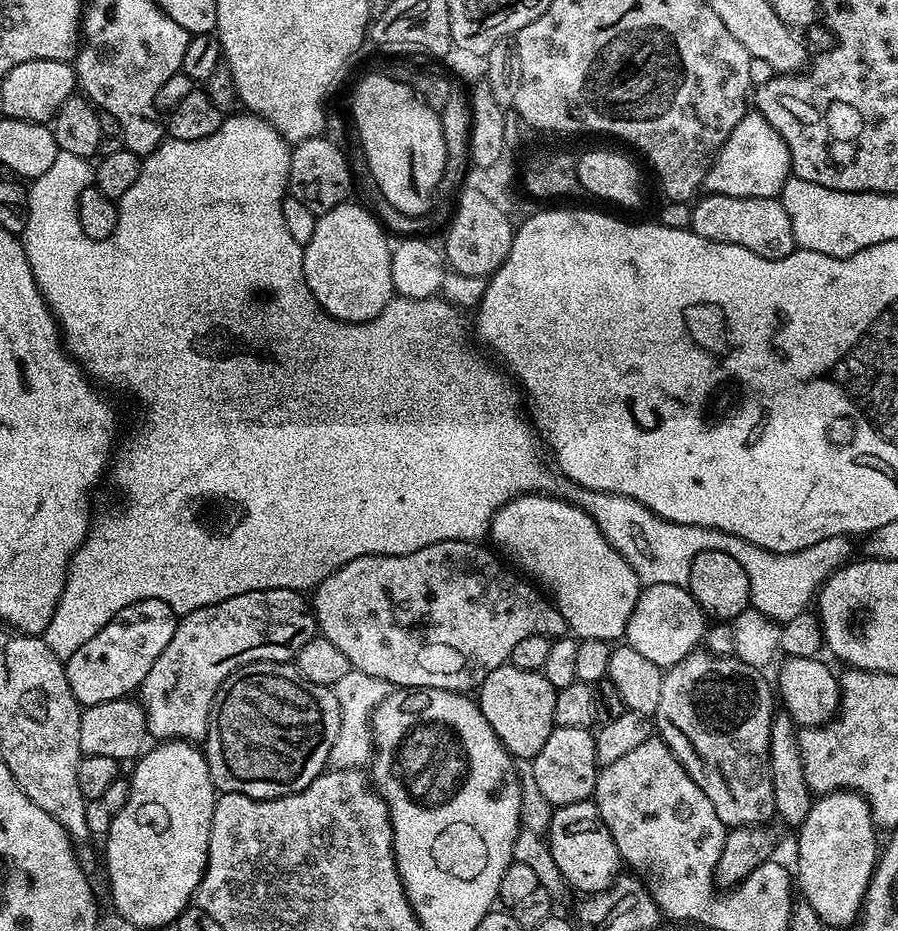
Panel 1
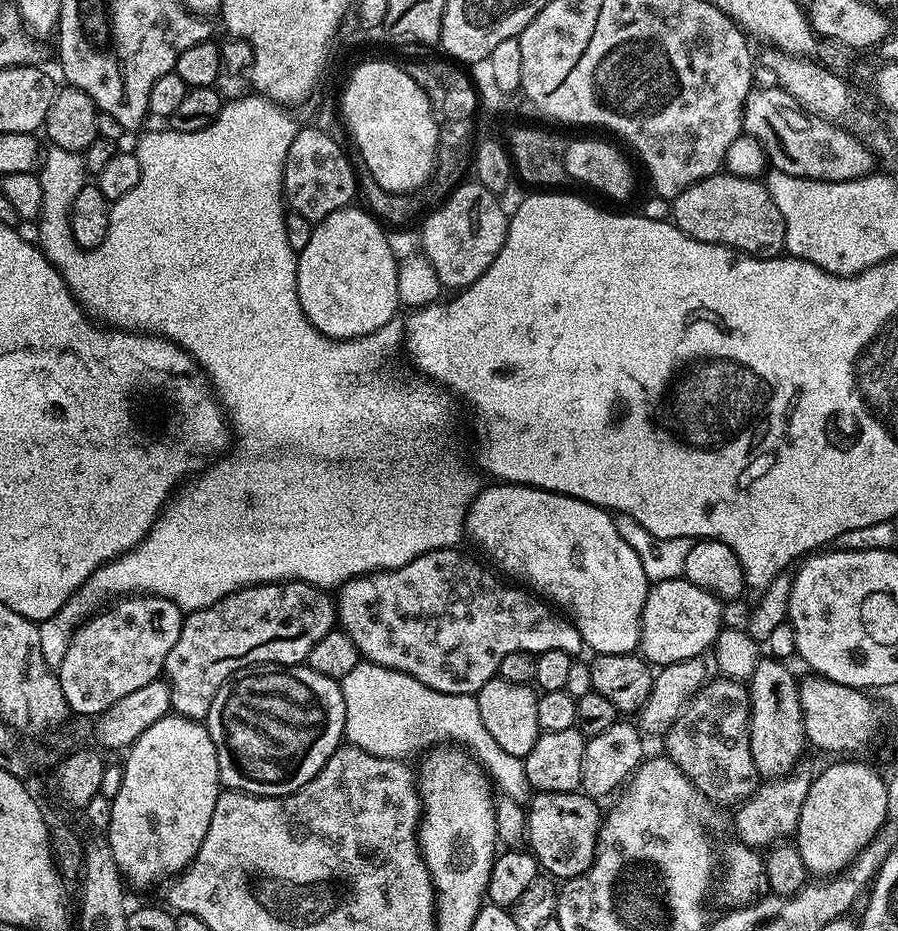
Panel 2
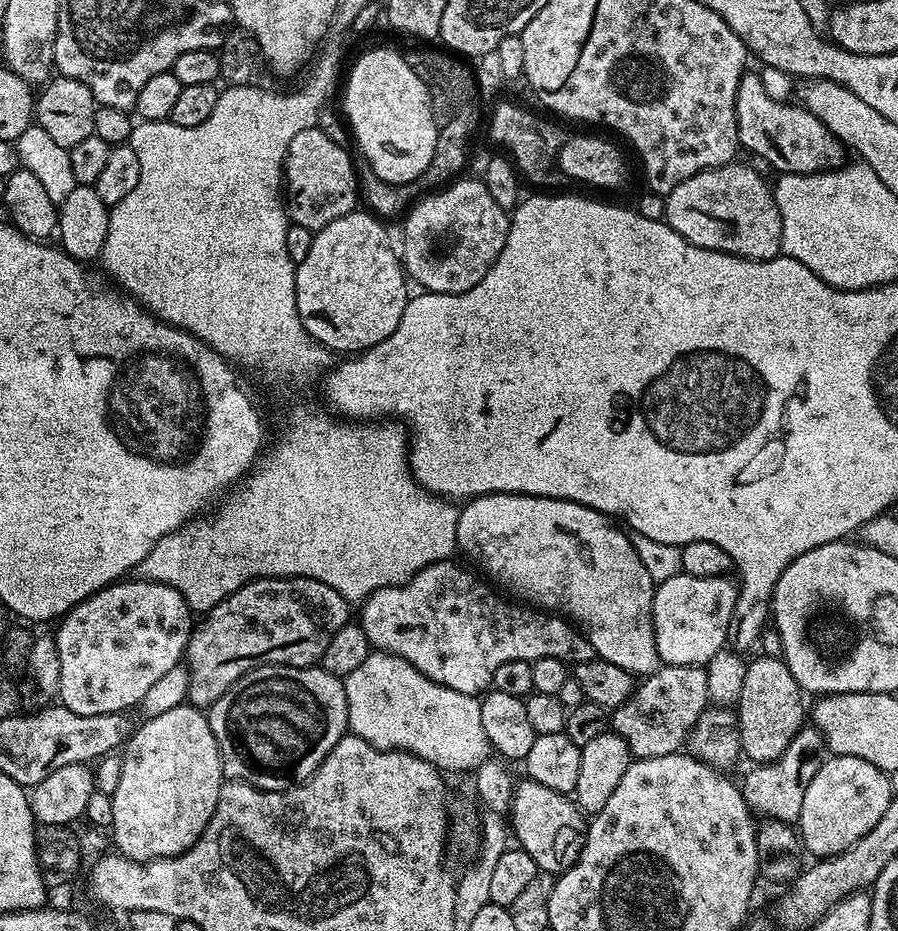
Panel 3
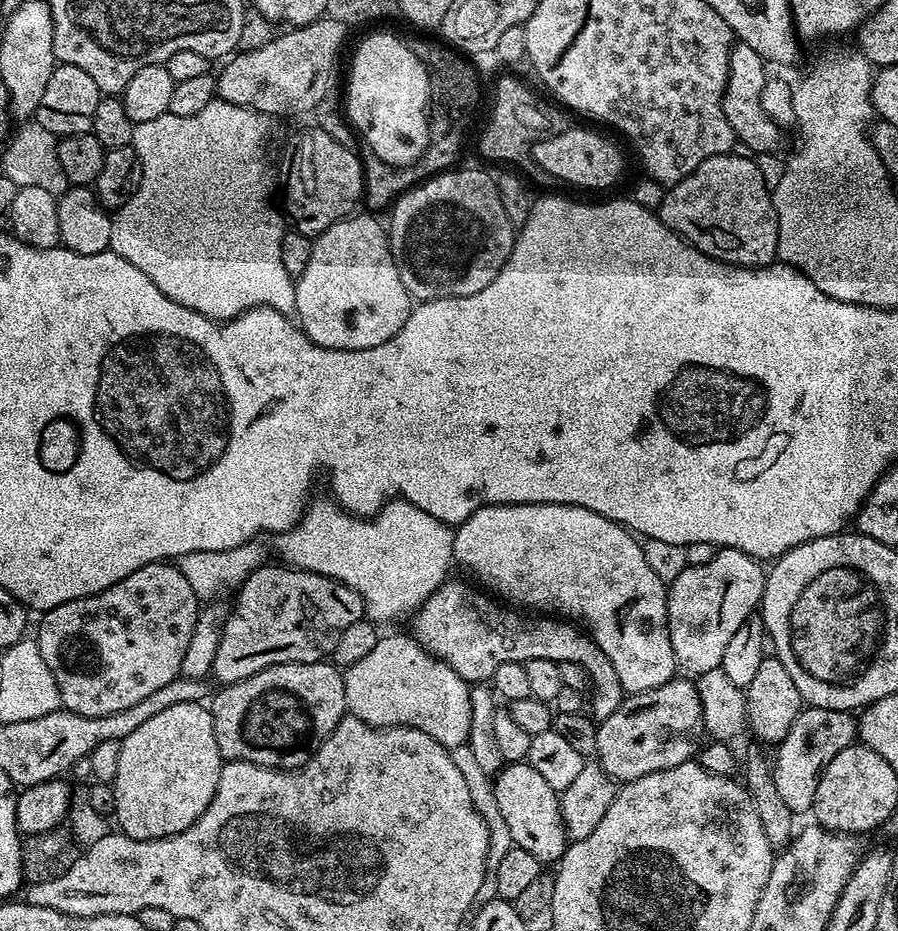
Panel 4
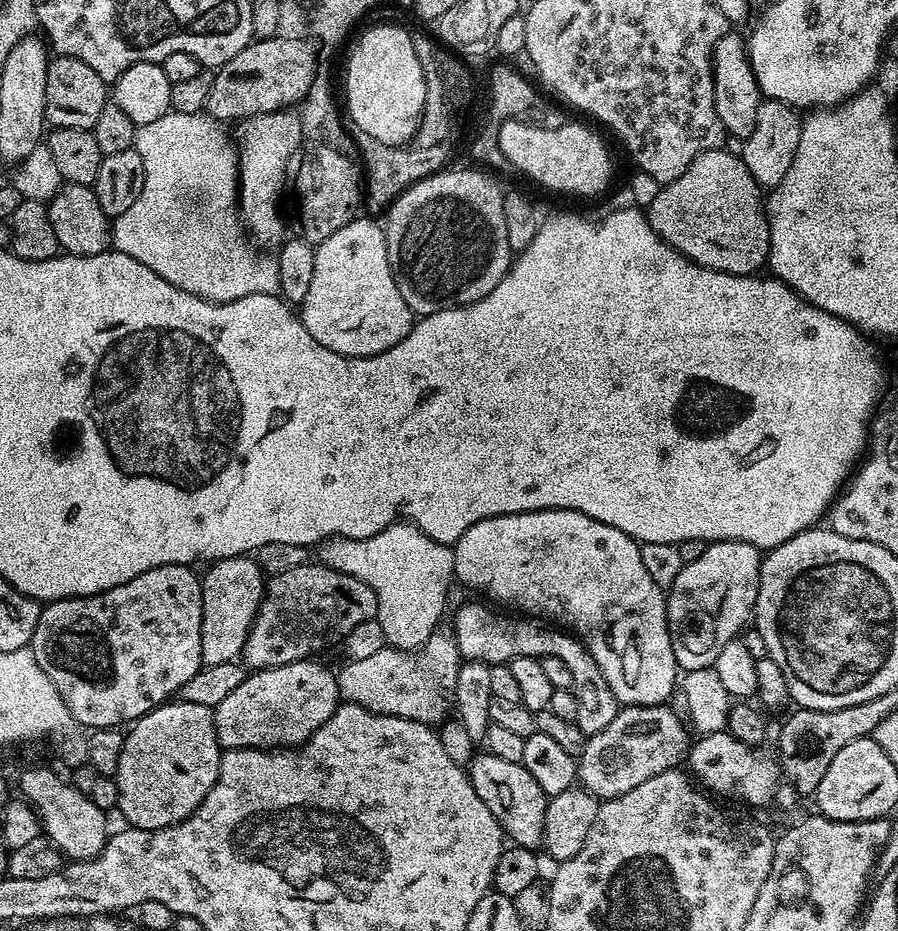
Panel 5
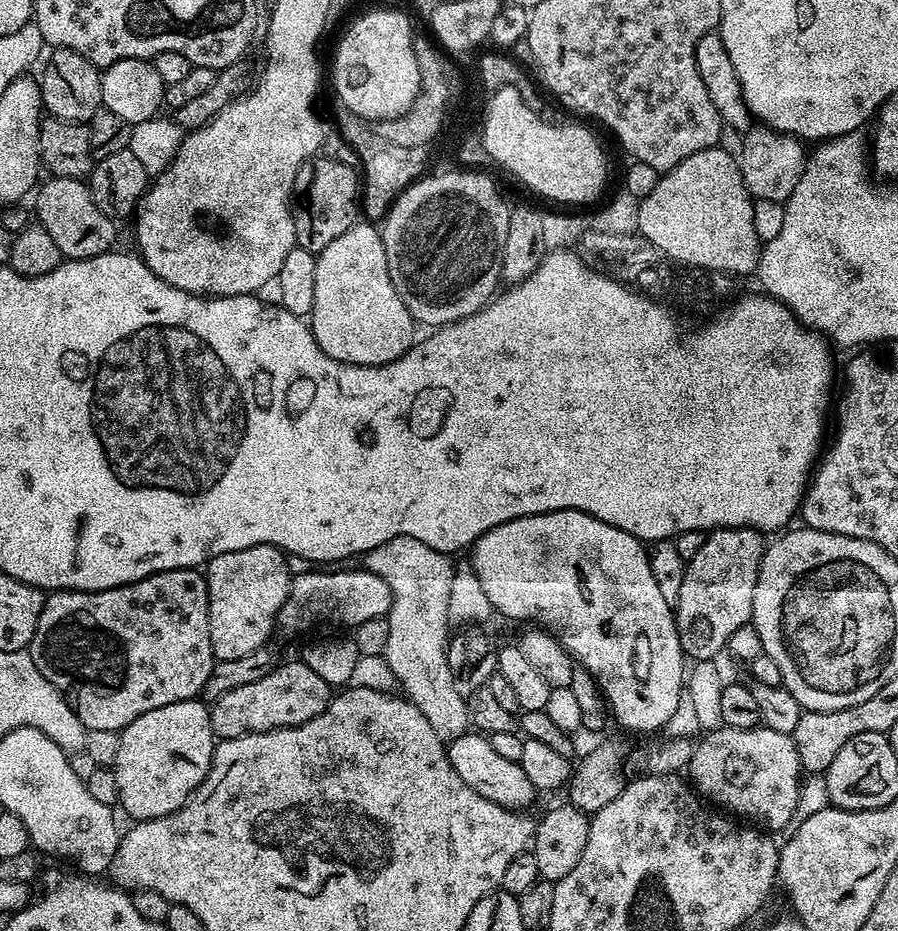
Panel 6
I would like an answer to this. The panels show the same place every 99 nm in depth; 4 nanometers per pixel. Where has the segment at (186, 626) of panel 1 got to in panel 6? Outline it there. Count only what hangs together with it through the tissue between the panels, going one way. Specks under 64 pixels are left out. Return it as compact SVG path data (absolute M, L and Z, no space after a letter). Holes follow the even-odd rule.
M367 567L352 568L349 572L328 572L332 570L320 570L324 572L304 572L293 575L292 588L288 591L286 602L282 606L278 617L281 629L288 632L304 632L311 624L345 624L348 630L357 628L369 618L387 617L392 609L392 591L390 586L378 574L368 571Z

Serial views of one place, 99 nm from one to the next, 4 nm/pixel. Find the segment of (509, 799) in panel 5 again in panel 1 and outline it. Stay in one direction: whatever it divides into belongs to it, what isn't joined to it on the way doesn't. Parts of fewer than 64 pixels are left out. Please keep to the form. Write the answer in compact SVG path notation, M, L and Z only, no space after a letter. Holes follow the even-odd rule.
M592 800L559 805L553 811L546 839L555 865L569 889L577 888L580 894L604 892L621 875L622 861L618 846L614 846L614 838Z

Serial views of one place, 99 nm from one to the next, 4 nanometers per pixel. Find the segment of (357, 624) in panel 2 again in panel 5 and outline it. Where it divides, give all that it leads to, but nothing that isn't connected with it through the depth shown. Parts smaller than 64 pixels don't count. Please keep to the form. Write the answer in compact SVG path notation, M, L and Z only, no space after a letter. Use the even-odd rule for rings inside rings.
M484 604L462 605L457 610L456 617L450 620L457 650L461 657L465 661L480 661L489 666L508 664L519 656L562 658L562 662L566 662L566 666L570 666L573 685L578 686L582 710L575 718L576 725L581 728L585 737L598 734L598 730L606 730L606 726L610 726L610 722L614 722L622 705L617 700L614 690L610 690L610 682L606 680L606 674L602 672L598 662L588 653L588 649L584 647L583 643L575 635L569 634L559 627L545 626L535 619L521 618L516 614L508 615L512 616L503 616L500 612L492 613Z

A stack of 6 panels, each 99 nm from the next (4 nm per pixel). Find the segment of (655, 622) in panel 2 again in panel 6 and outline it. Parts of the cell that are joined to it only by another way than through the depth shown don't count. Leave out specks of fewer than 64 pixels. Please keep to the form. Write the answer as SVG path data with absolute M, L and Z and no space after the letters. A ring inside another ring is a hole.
M718 528L709 531L702 542L702 550L694 554L684 566L682 590L674 605L676 629L680 635L680 645L689 661L716 660L730 642L730 634L738 626L749 623L754 610L754 590L758 582L758 570L764 557L766 540L754 528Z

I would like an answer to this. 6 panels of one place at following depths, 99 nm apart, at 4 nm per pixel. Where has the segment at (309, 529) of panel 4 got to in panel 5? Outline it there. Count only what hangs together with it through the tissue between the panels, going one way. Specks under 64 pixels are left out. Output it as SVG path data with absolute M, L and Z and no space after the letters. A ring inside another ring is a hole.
M411 522L390 524L378 534L361 540L345 536L328 538L319 545L318 551L320 551L319 563L324 567L333 568L342 574L350 574L354 578L366 582L366 586L370 586L370 590L374 590L376 621L382 626L391 647L405 650L421 649L442 624L440 615L443 614L444 603L448 600L448 587L454 584L456 571L452 561L454 552L449 545L439 544L415 524Z

